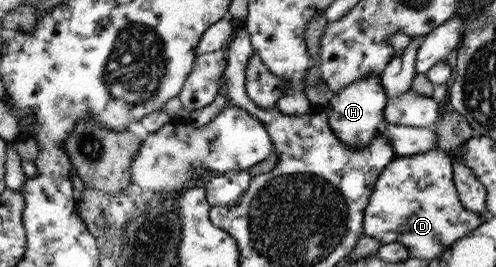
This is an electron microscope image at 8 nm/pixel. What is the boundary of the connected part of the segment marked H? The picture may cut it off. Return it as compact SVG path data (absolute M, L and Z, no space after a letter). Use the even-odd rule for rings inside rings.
M371 73L335 94L322 111L327 114L329 127L343 145L351 149L361 149L369 145L373 136L377 135L380 126L384 124L383 109L387 105L387 100L385 89L381 85L381 75Z

